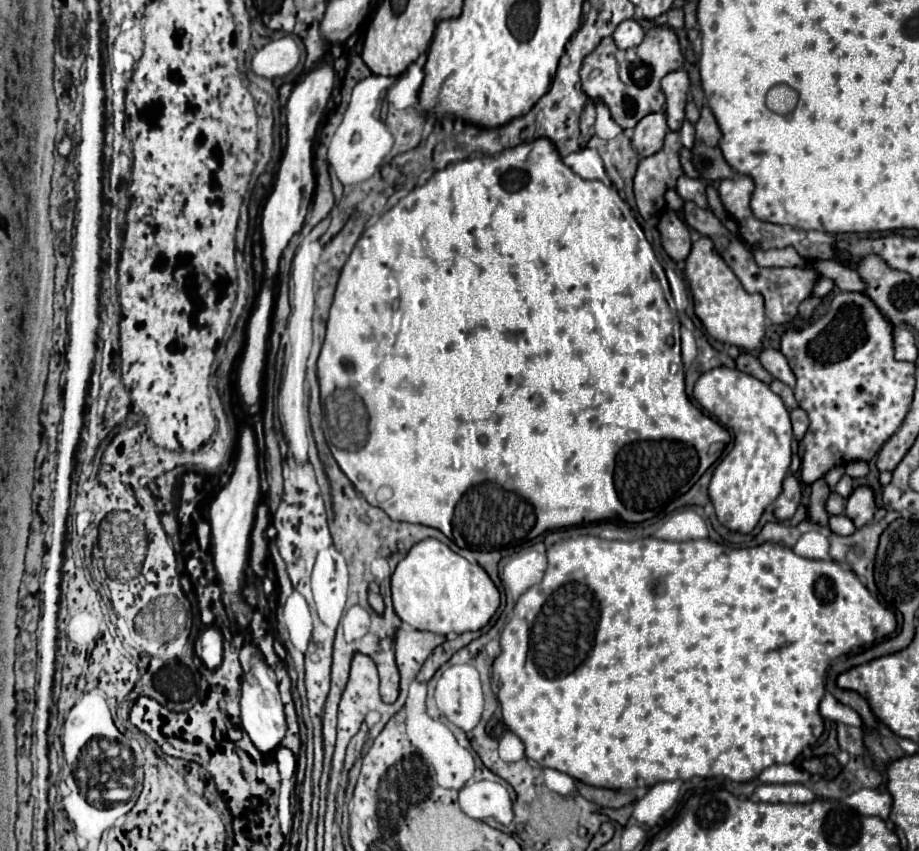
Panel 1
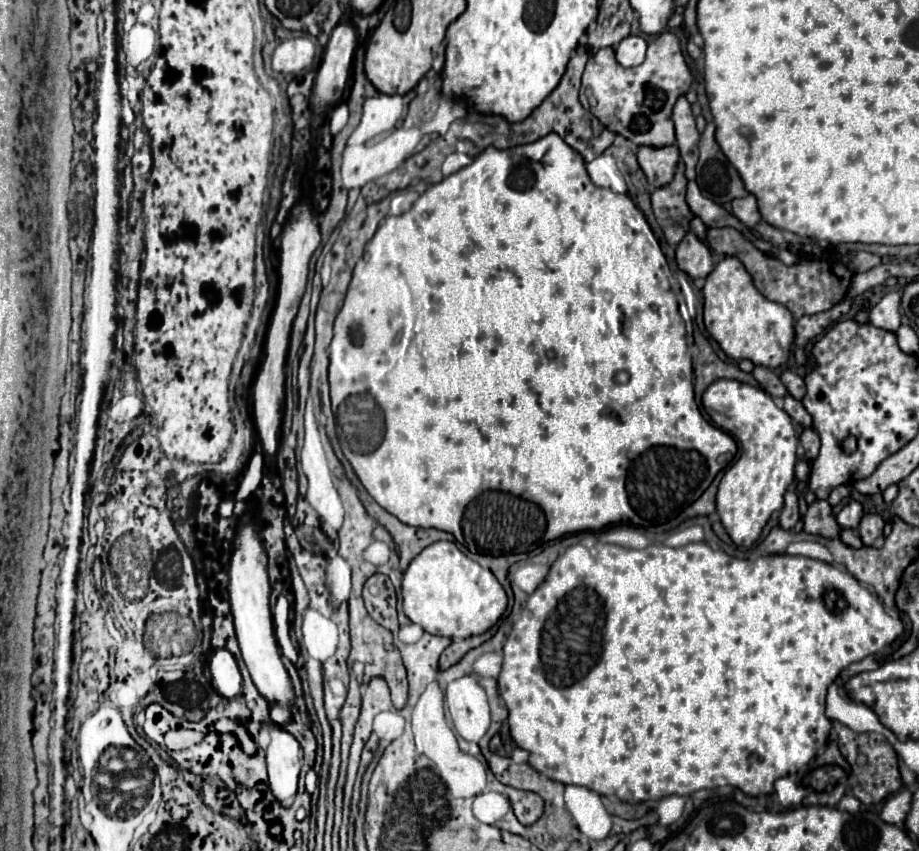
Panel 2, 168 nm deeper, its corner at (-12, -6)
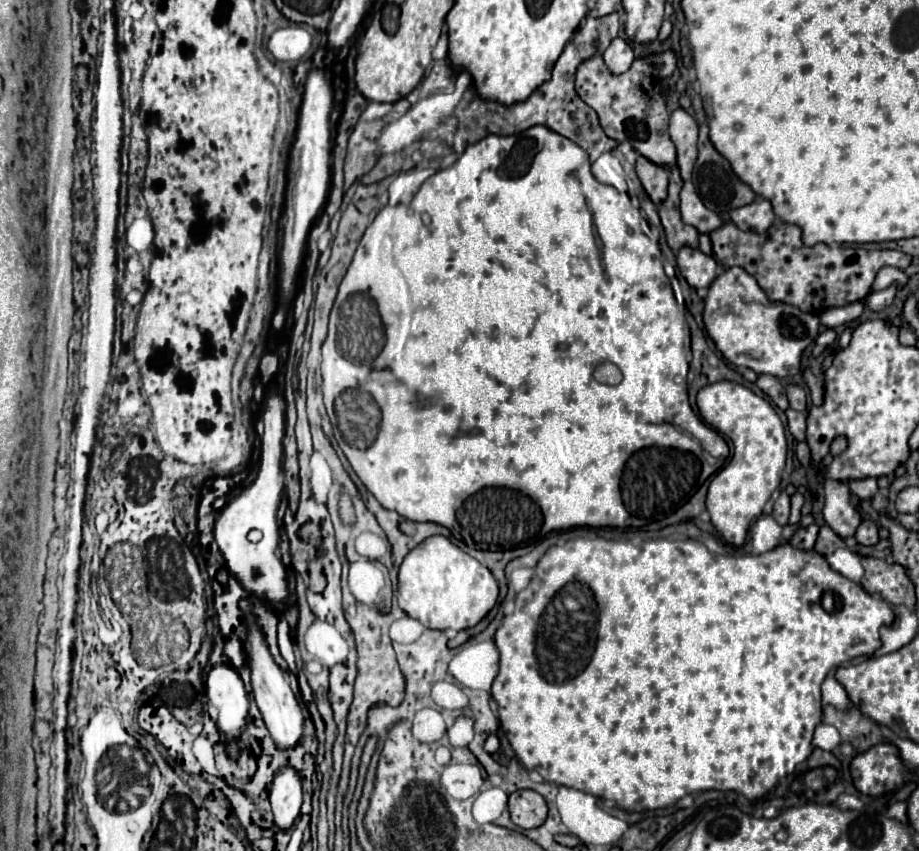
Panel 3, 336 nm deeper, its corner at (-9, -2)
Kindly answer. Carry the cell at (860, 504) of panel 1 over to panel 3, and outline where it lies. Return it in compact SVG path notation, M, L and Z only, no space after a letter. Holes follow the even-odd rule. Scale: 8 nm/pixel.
M863 521L855 533L855 539L859 545L865 545L865 547L871 547L871 545L877 545L879 541L879 535L877 535L877 527L873 521Z

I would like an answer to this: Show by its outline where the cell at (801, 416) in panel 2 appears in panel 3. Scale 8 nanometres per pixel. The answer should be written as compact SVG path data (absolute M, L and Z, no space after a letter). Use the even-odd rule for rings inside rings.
M787 409L785 415L787 415L789 431L795 437L795 441L805 441L805 421L807 421L807 415L799 413L795 409Z

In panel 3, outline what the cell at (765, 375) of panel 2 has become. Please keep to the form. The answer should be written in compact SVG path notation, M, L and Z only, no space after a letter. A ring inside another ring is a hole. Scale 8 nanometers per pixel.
M759 375L759 379L757 379L755 383L757 383L757 387L759 387L765 395L771 397L771 401L773 401L781 411L785 411L785 409L789 407L785 389L783 389L783 385L781 385L779 379L775 379L775 377L771 377L771 375Z

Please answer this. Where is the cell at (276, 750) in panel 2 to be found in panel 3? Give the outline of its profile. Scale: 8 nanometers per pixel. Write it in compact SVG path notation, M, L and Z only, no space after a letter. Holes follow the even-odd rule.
M285 767L277 773L271 789L271 807L273 807L273 821L279 829L291 829L295 819L299 817L299 809L303 803L301 793L301 779L291 769Z

